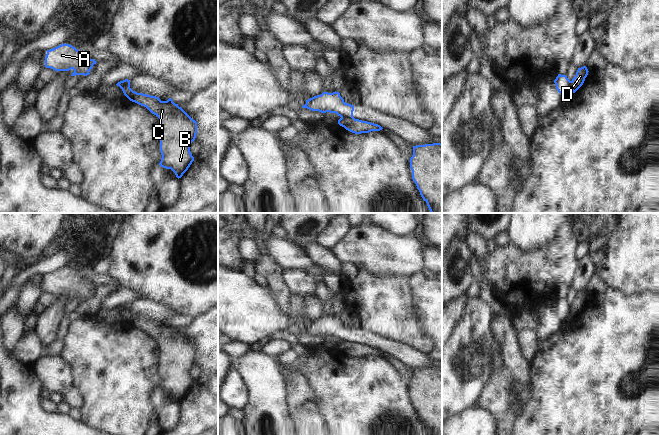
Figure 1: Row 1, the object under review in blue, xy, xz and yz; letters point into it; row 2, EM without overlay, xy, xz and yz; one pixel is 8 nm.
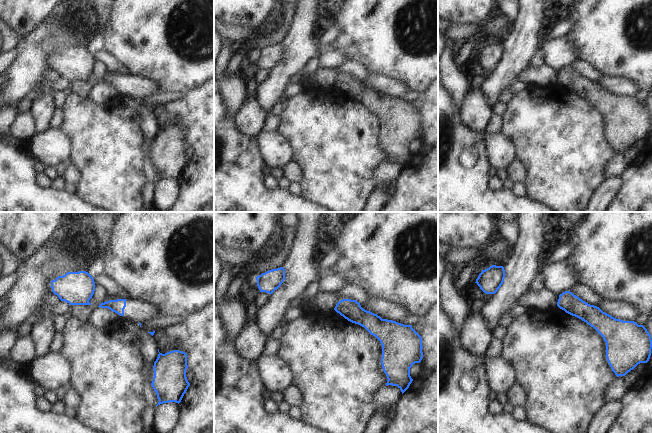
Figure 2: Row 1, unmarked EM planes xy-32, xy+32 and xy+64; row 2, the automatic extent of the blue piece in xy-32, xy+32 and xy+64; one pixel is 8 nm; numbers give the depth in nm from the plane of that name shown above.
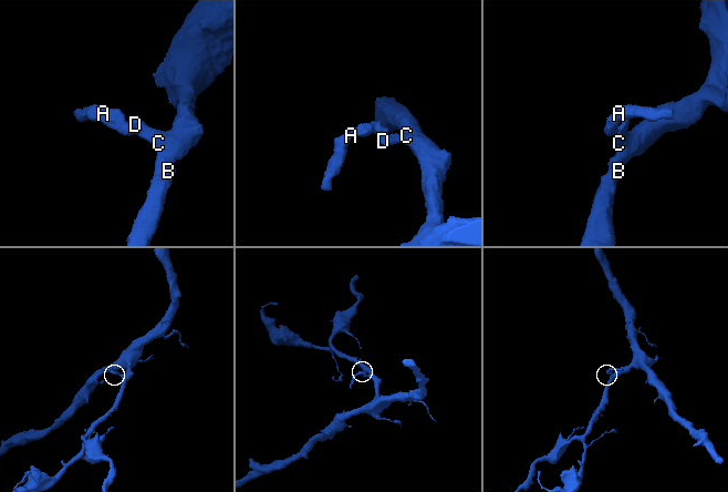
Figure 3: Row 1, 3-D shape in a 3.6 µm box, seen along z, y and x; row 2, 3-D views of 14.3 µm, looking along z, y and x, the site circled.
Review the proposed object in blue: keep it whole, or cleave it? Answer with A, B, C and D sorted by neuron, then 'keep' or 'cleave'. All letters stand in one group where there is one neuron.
A / B C D; cleave

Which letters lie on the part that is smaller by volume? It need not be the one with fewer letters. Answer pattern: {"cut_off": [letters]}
{"cut_off": ["A"]}

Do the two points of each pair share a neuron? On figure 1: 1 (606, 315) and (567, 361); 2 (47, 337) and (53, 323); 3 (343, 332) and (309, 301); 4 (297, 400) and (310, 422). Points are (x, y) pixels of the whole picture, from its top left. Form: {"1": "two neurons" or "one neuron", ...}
{"1": "one neuron", "2": "one neuron", "3": "two neurons", "4": "one neuron"}

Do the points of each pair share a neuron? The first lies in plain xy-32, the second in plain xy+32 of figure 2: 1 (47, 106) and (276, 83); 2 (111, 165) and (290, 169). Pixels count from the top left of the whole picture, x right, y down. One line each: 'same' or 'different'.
1: same
2: different

